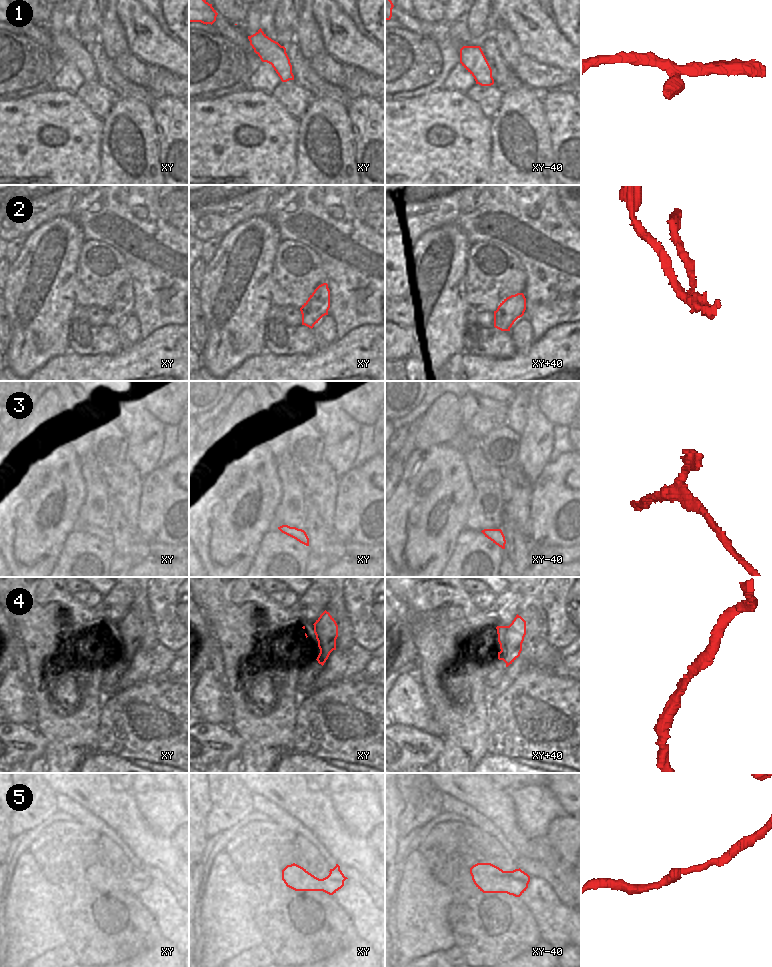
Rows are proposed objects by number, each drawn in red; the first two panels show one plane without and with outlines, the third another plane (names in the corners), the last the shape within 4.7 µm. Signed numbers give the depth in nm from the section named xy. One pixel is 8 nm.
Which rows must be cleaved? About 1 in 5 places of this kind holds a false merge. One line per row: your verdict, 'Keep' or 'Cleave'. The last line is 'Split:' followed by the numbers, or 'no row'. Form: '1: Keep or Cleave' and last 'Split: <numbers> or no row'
1: Keep
2: Cleave
3: Keep
4: Keep
5: Keep
Split: 2.

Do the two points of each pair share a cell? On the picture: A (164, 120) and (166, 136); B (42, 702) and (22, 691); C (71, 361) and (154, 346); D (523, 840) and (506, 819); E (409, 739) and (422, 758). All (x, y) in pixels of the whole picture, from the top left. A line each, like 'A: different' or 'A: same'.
A: same
B: different
C: same
D: same
E: same

